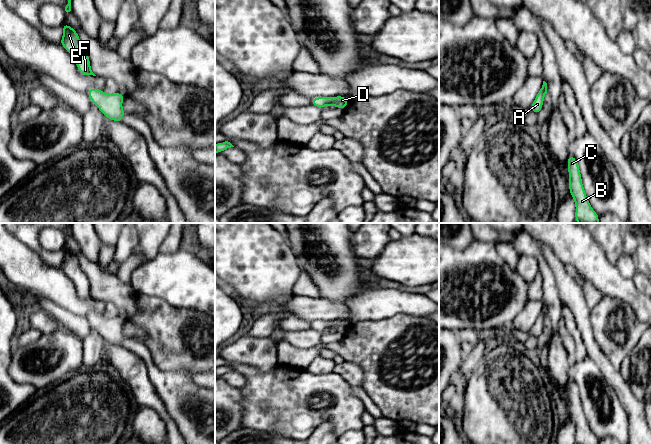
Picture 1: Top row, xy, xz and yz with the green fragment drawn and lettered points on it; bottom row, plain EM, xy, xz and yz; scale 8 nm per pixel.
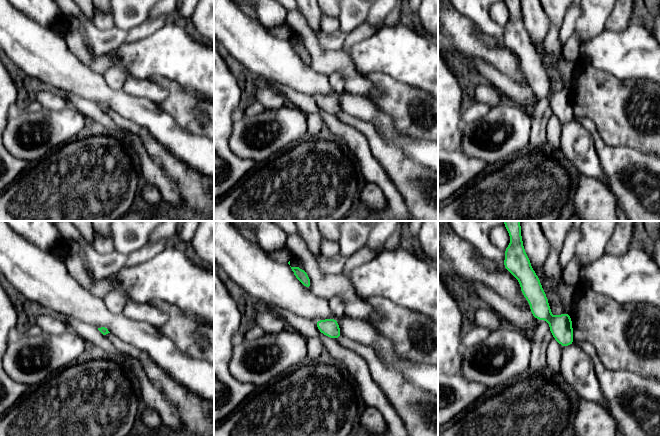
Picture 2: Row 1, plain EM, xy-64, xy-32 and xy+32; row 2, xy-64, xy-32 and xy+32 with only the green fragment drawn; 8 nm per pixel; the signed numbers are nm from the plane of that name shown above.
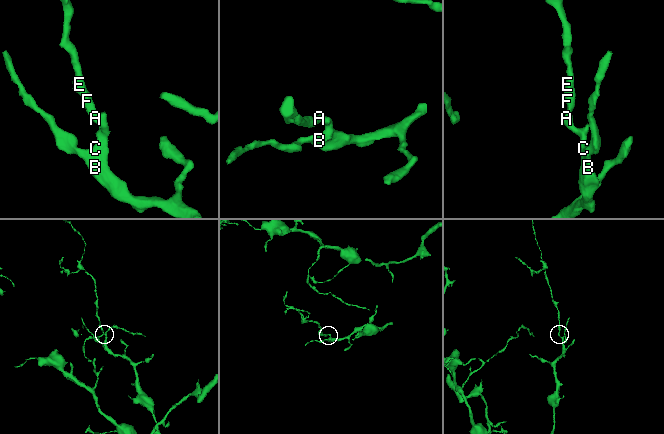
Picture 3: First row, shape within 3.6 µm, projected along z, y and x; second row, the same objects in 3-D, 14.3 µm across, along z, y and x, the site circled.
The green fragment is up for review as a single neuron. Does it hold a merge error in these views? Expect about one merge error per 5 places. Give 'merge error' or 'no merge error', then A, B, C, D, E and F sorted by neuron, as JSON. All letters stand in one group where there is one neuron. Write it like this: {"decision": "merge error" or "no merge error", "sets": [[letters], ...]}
{"decision": "no merge error", "sets": [["A", "B", "C", "D", "E", "F"]]}

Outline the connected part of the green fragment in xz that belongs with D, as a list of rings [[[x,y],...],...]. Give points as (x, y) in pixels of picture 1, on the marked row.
[[[335,96],[335,97],[315,97],[311,99],[311,104],[323,109],[324,106],[335,106],[340,109],[345,109],[348,105],[347,99],[344,96]]]

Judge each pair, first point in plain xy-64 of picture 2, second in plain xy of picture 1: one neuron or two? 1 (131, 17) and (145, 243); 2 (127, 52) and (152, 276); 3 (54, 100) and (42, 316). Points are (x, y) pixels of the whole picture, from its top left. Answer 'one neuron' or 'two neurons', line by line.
1: two neurons
2: one neuron
3: one neuron

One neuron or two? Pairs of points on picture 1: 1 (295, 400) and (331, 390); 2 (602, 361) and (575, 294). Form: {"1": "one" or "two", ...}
{"1": "one", "2": "one"}

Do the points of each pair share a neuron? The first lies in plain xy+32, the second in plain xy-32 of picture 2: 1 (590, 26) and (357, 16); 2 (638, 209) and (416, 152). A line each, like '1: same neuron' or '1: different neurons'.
1: different neurons
2: different neurons

